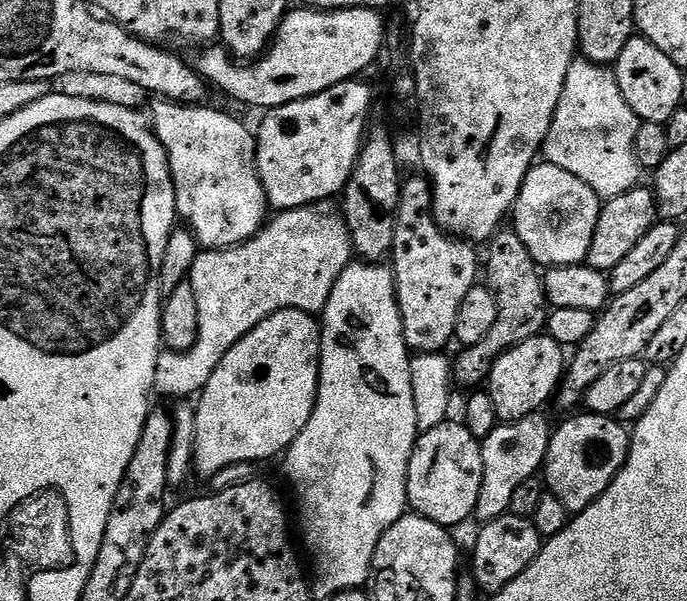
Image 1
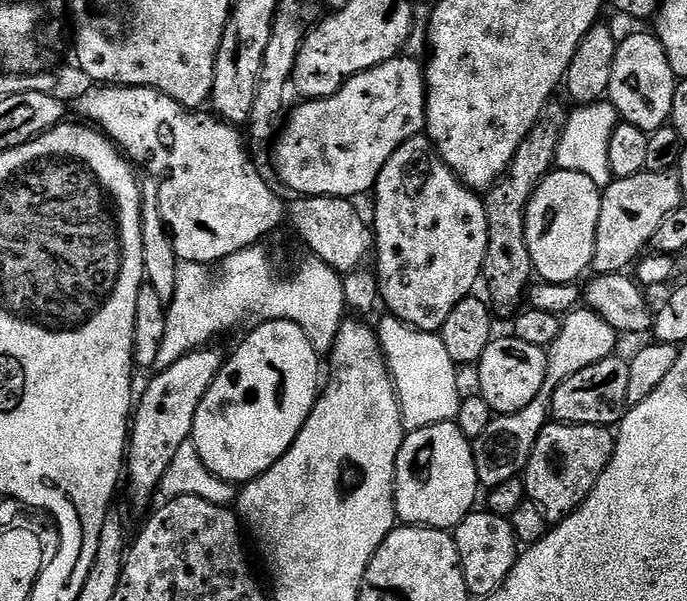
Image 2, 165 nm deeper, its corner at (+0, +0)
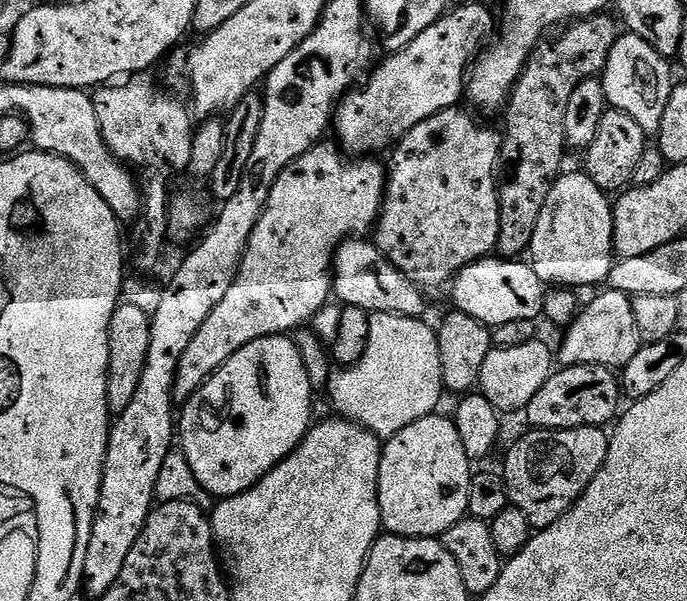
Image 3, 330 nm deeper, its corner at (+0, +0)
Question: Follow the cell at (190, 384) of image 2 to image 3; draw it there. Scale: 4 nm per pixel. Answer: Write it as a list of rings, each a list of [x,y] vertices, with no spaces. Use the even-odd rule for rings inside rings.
[[[328,143],[313,144],[310,151],[290,162],[290,166],[278,174],[278,182],[274,182],[270,198],[250,234],[250,242],[246,246],[242,266],[234,278],[234,286],[230,286],[226,298],[222,298],[222,302],[210,310],[210,318],[202,322],[202,330],[194,334],[194,342],[190,342],[182,362],[178,364],[174,382],[174,397],[177,401],[187,402],[230,357],[242,350],[242,346],[258,338],[295,333],[295,328],[312,322],[333,295],[336,251],[345,240],[359,237],[380,219],[386,183],[385,165],[380,165],[376,158],[349,158],[335,143]]]

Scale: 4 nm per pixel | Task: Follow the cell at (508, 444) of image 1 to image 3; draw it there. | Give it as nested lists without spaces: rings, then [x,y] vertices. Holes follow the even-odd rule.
[[[604,290],[601,296],[594,297],[589,304],[587,301],[581,307],[576,320],[568,325],[563,336],[560,352],[558,348],[558,360],[563,367],[601,364],[613,370],[623,370],[626,362],[638,354],[642,343],[638,322],[634,318],[632,296],[625,292]]]

